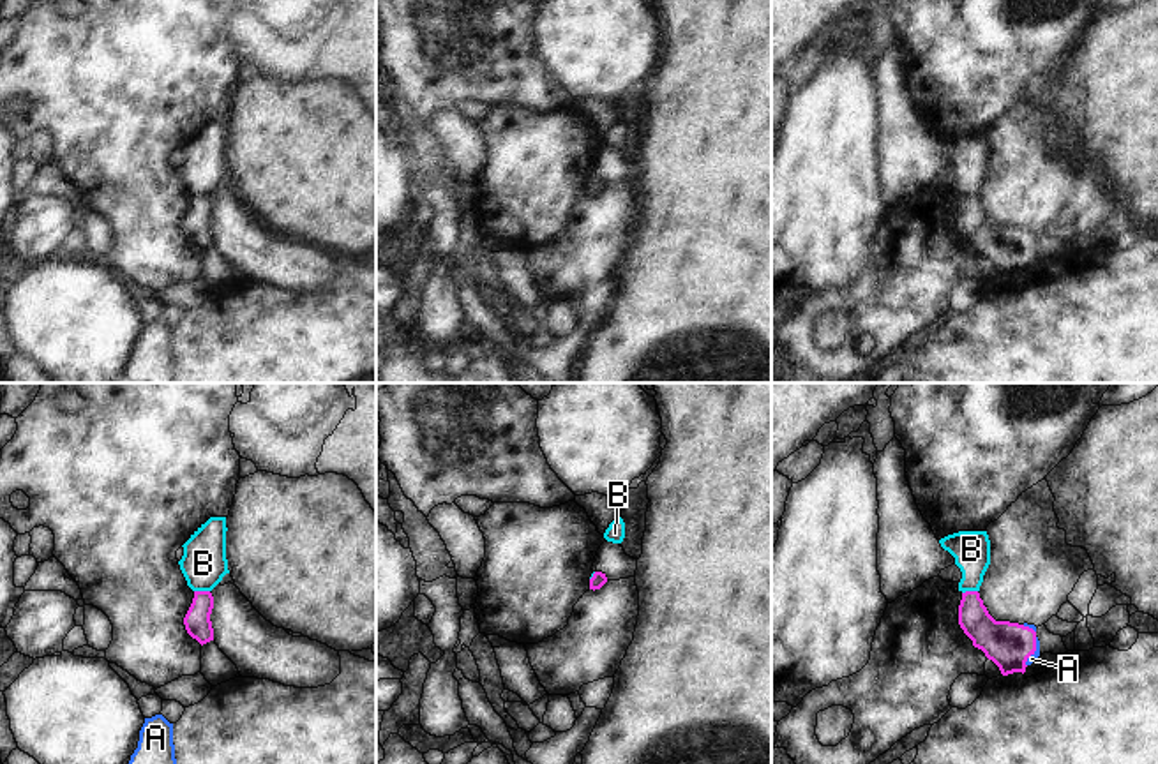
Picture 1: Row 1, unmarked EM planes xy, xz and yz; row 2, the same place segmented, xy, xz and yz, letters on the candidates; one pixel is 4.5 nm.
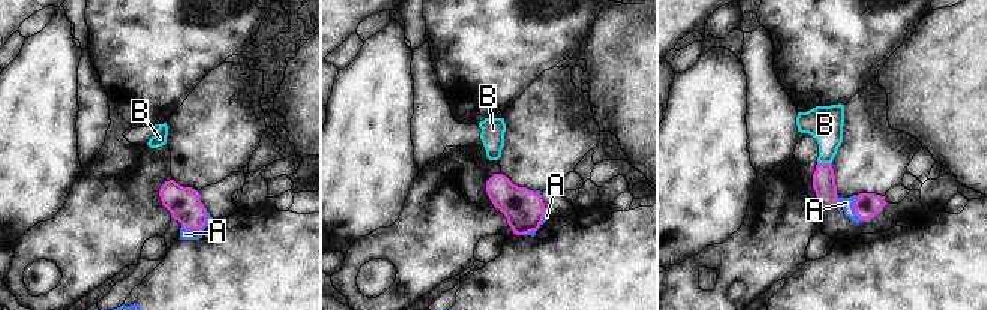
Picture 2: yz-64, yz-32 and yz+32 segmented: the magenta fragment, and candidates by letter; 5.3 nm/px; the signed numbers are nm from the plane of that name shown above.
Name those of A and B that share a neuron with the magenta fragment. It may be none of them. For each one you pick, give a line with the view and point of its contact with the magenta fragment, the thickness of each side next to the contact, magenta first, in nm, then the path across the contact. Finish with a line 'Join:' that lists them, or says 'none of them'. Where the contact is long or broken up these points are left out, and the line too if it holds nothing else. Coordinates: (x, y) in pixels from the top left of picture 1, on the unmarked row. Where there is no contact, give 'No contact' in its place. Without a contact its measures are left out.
A: Touches magenta at yz (1033, 256). Thickness 200 nm (magenta) against 40 nm. Path across: yz (1008, 249), (1033, 256), (1031, 263)
Join: A.

